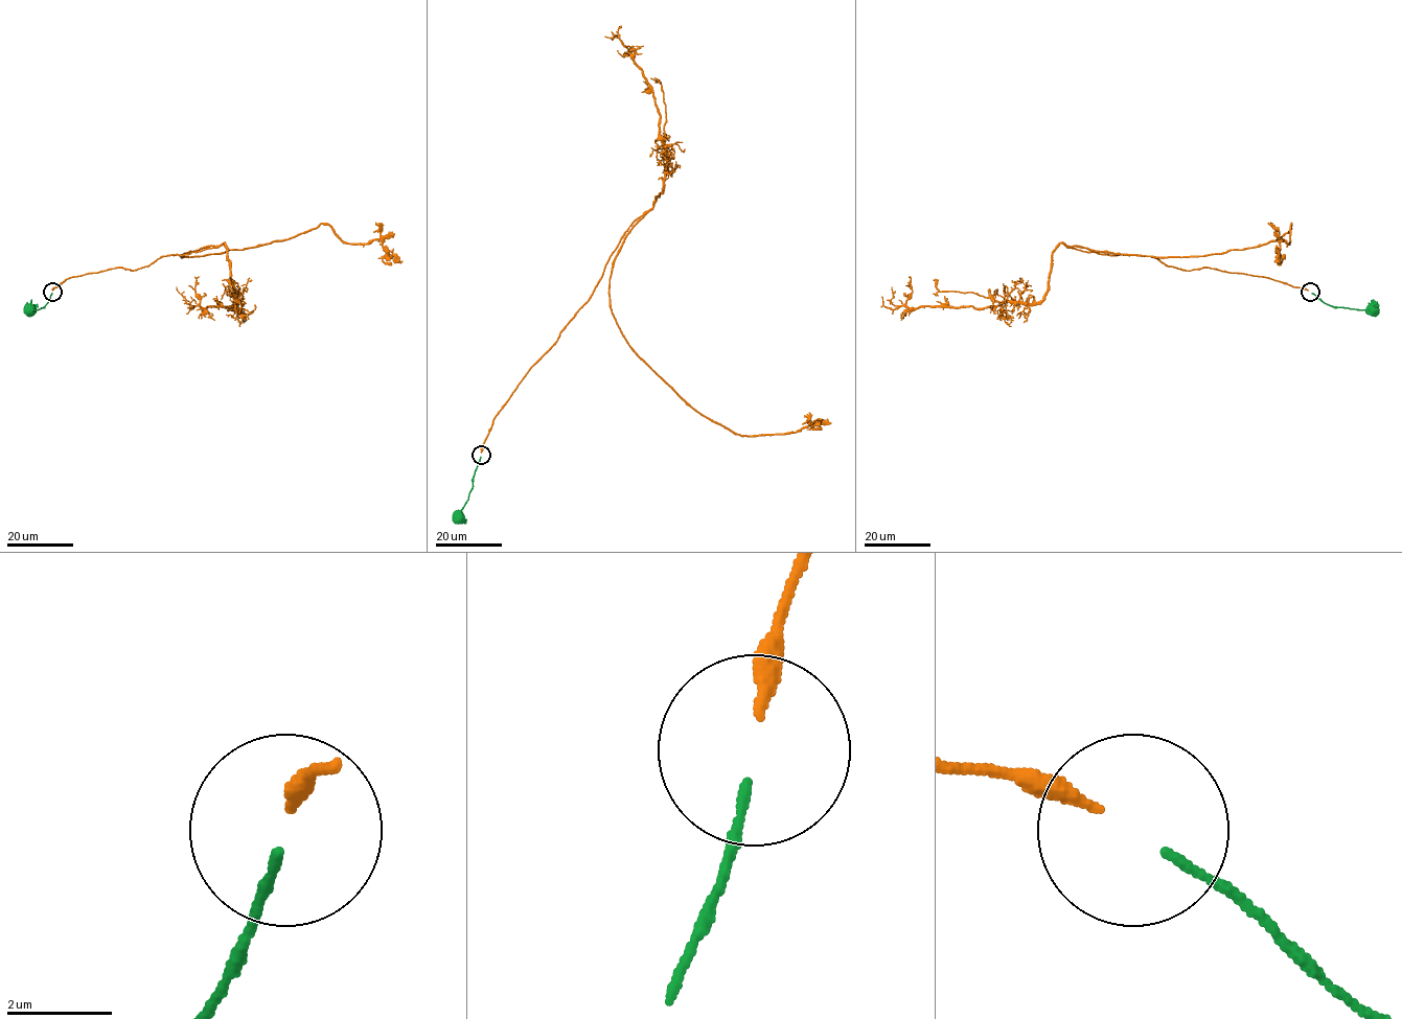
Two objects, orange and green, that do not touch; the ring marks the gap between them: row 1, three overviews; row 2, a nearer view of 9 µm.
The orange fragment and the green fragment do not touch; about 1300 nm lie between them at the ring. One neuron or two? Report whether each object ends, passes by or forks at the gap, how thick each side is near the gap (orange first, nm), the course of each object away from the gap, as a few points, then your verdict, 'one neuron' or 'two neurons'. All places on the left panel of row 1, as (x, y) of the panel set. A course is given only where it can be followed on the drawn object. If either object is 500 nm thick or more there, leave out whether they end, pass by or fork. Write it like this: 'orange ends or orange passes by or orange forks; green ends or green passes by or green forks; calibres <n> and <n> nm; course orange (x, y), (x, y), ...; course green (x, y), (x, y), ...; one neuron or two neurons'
orange ends; green ends; calibres 240 and 170 nm; course orange (52, 291), (321, 224), (347, 242), (380, 239), (391, 264); course green (52, 293), (44, 307), (29, 308); one neuron

